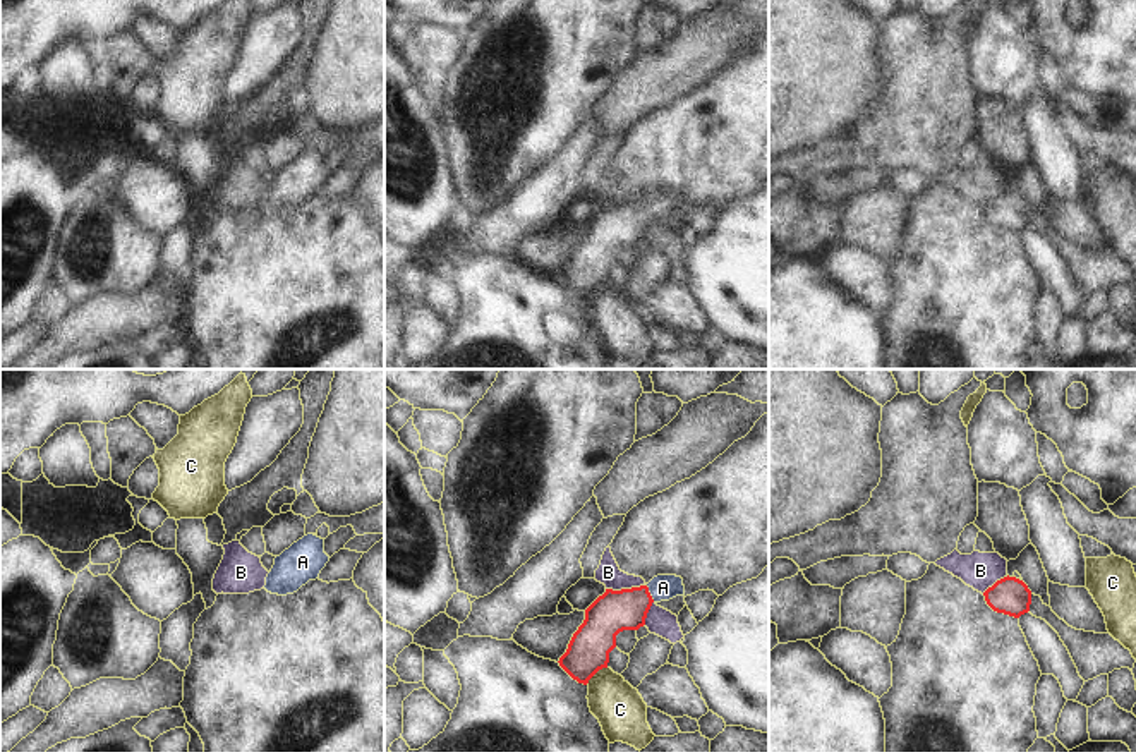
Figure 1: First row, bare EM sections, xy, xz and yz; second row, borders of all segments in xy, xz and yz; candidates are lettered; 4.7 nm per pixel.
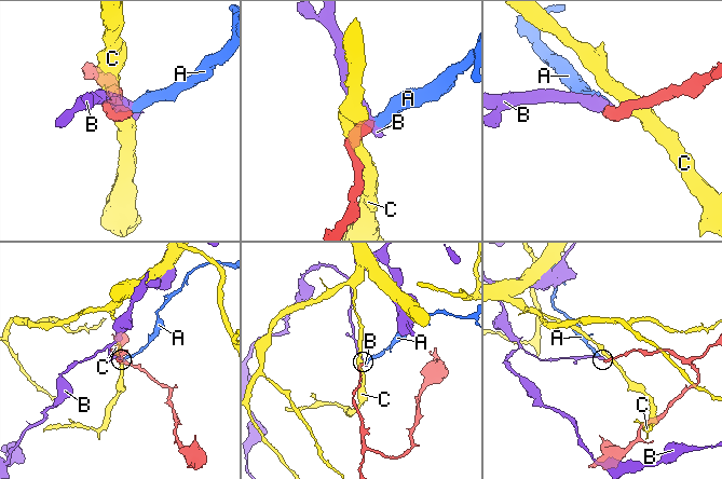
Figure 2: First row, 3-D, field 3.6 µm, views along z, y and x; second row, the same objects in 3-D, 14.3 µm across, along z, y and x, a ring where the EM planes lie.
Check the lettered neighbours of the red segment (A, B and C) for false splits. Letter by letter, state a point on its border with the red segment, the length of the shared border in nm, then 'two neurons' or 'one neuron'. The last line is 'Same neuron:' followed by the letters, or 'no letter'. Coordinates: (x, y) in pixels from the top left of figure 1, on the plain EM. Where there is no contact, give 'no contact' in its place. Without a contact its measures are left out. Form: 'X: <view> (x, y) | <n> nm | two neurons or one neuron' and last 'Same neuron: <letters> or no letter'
A: xz (649, 210) | 90 nm | one neuron
B: xz (625, 205) | 190 nm | two neurons
C: xz (596, 287) | 130 nm | two neurons
Same neuron: A

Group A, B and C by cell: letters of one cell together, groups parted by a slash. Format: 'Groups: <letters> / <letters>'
Groups: A / B / C.

